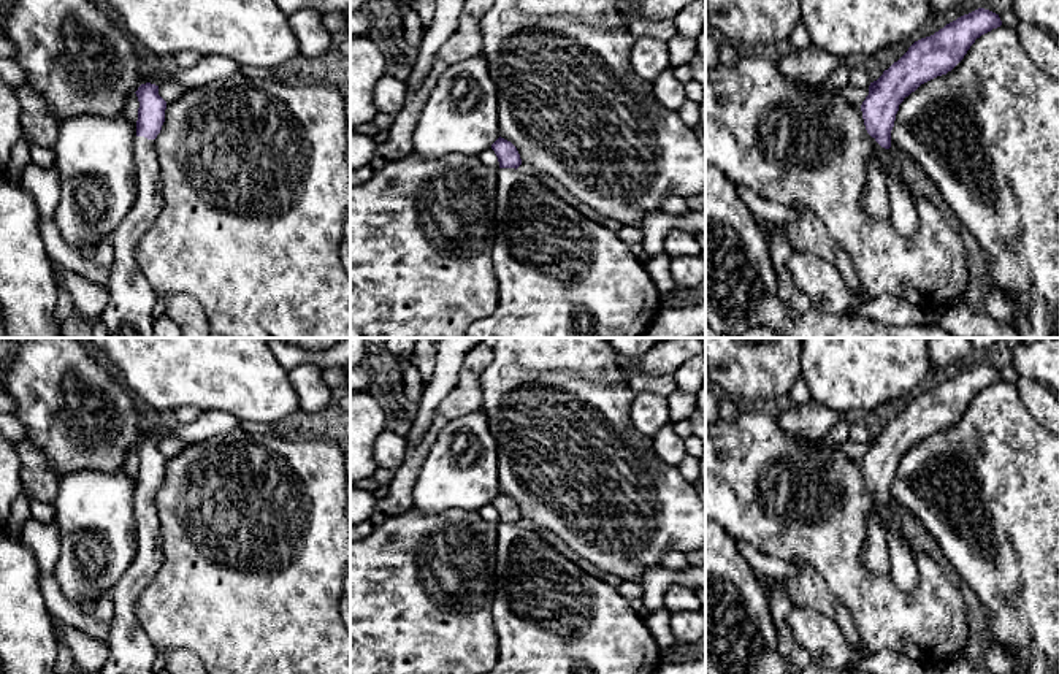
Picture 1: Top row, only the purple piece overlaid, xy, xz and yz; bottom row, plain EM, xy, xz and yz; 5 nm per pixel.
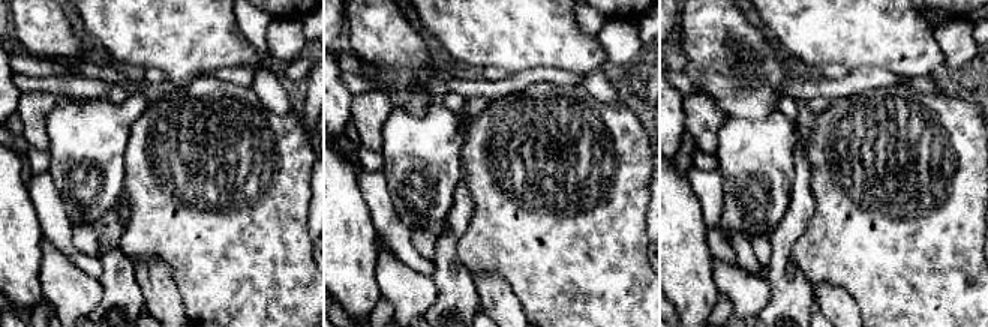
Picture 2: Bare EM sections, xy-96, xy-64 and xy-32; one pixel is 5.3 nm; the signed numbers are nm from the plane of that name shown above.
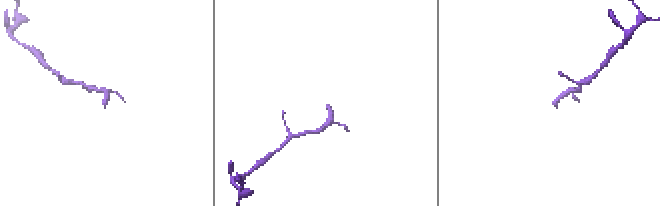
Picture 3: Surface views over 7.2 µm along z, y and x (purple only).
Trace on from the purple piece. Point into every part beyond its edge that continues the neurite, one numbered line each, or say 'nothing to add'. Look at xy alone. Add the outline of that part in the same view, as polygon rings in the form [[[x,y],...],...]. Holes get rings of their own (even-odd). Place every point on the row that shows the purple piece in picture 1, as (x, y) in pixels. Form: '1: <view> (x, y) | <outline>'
1: xy (129, 314) | [[[135,136],[133,149],[138,171],[136,198],[109,236],[114,263],[109,268],[109,303],[100,317],[108,328],[108,338],[154,338],[152,309],[159,295],[136,265],[135,246],[163,206],[160,167],[154,140]]]

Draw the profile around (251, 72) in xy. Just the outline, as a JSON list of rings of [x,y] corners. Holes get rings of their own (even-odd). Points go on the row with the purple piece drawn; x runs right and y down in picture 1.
[[[243,65],[239,73],[252,79],[273,79],[281,81],[273,68]]]

